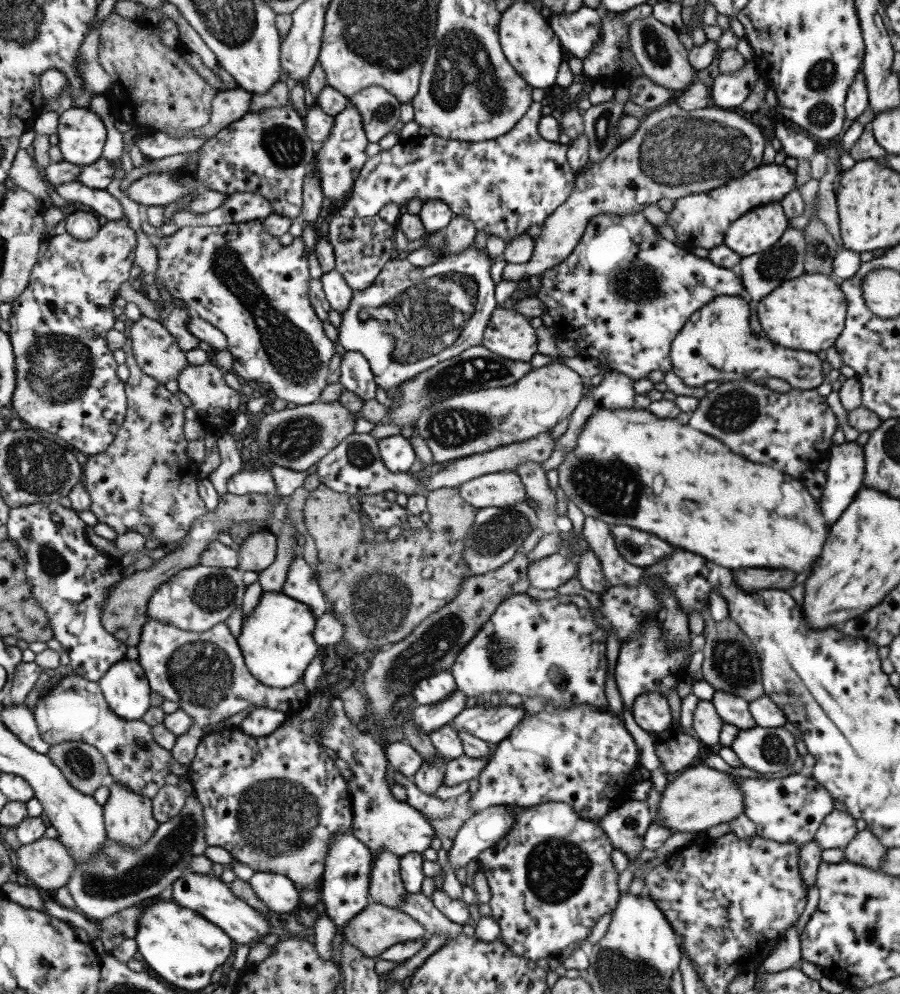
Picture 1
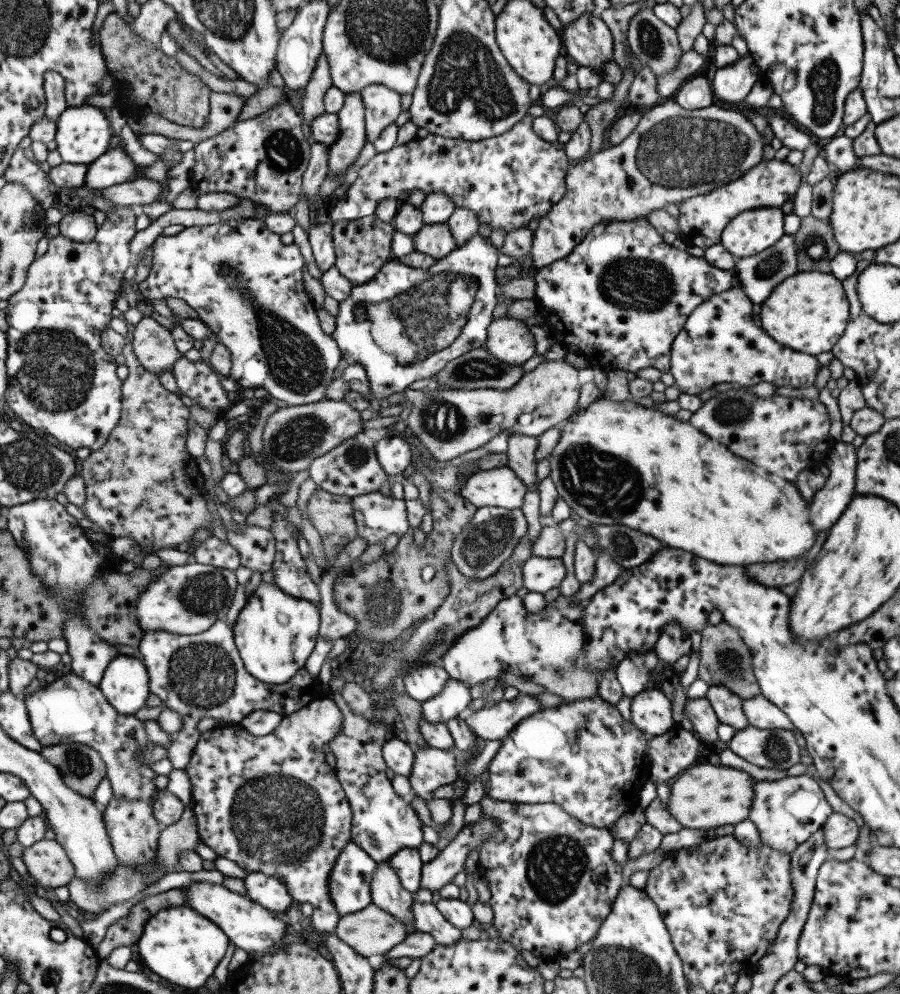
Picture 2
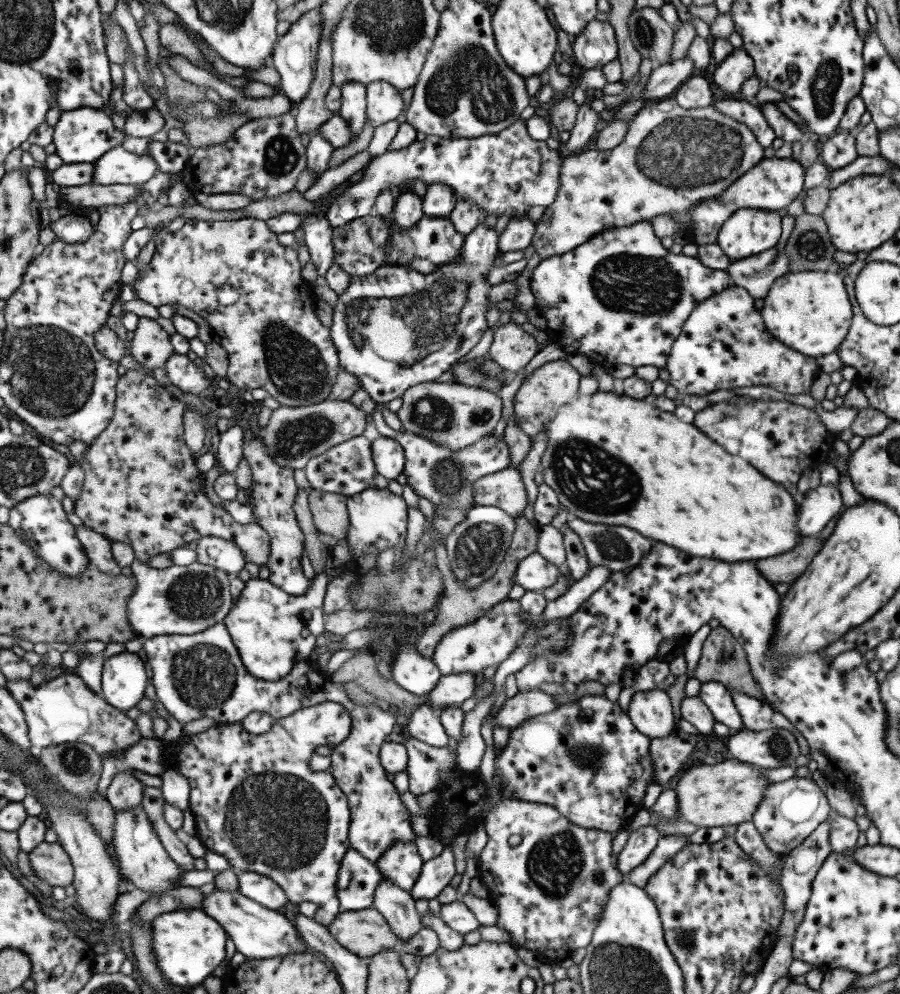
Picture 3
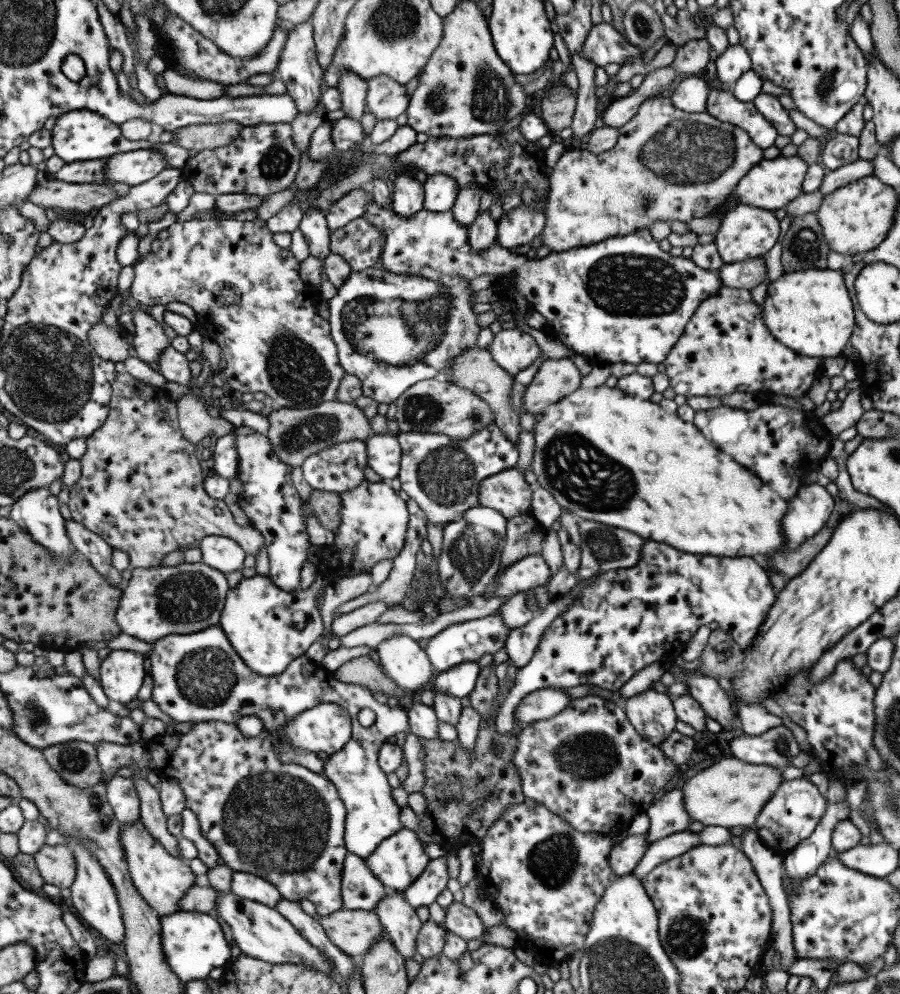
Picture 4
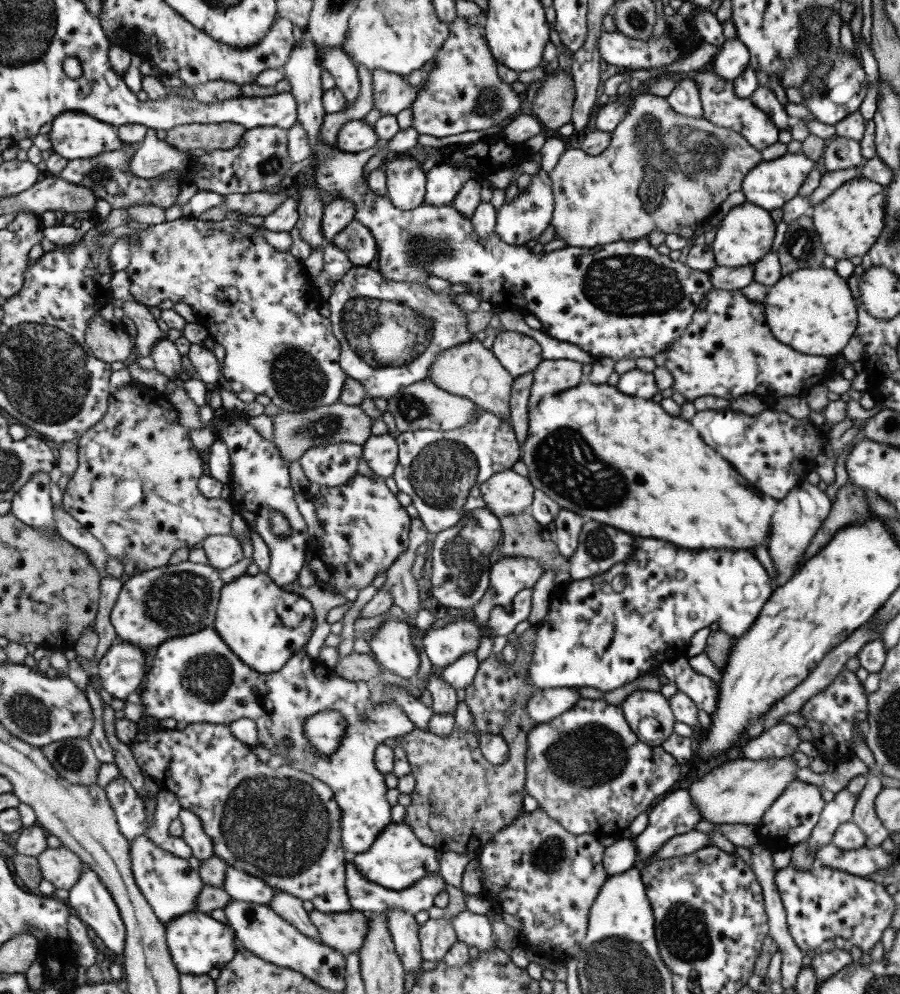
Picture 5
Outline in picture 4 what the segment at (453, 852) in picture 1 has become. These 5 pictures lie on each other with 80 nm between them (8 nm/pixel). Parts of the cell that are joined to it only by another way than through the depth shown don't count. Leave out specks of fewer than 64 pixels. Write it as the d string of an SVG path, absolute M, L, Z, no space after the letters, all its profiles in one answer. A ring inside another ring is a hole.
M444 856L430 859L423 872L403 890L405 903L416 909L427 907L435 902L437 895L446 889L446 882L449 880Z

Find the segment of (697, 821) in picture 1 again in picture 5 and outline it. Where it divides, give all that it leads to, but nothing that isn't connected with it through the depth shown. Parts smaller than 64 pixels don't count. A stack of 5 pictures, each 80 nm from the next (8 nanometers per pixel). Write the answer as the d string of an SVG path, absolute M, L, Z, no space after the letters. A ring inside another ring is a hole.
M791 755L767 760L738 758L715 767L693 781L687 790L703 820L715 824L756 825L765 810L795 779L797 769Z

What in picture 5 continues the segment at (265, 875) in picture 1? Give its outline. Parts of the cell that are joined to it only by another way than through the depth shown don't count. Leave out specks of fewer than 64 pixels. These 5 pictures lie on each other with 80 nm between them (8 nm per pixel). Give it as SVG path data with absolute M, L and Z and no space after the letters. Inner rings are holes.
M226 865L222 890L233 901L253 902L268 907L275 894L266 882L229 865Z

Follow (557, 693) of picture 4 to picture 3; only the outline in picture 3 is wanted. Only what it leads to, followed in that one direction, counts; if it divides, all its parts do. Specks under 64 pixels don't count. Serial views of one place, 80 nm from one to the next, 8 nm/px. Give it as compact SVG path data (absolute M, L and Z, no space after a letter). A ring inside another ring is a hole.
M537 689L517 693L512 698L505 699L497 714L493 715L492 730L496 726L507 727L511 730L520 722L538 714L547 714L557 706L558 704L553 700L553 696Z

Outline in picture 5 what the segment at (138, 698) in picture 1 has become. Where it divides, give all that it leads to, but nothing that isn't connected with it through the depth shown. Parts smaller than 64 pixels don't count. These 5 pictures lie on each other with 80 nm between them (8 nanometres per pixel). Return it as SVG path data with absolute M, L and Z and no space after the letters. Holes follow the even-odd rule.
M115 642L99 662L99 676L104 691L124 702L134 699L135 690L145 674L146 661L148 661L146 654L133 643Z

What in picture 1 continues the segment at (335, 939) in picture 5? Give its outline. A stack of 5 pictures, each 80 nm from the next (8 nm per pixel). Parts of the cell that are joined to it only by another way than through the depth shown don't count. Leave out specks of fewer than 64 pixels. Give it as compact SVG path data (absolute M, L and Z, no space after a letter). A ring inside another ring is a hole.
M369 903L363 911L355 914L351 920L347 920L341 935L345 937L346 944L360 950L365 957L372 958L379 957L386 948L395 944L411 942L411 940L425 936L425 929L397 909L391 909L378 903Z

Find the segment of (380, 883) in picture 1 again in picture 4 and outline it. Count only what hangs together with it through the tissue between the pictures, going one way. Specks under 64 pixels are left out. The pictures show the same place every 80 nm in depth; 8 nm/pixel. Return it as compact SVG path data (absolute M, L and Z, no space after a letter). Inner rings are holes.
M388 890L373 911L396 952L403 959L416 959L415 938L422 923L413 907L405 903L403 892Z

